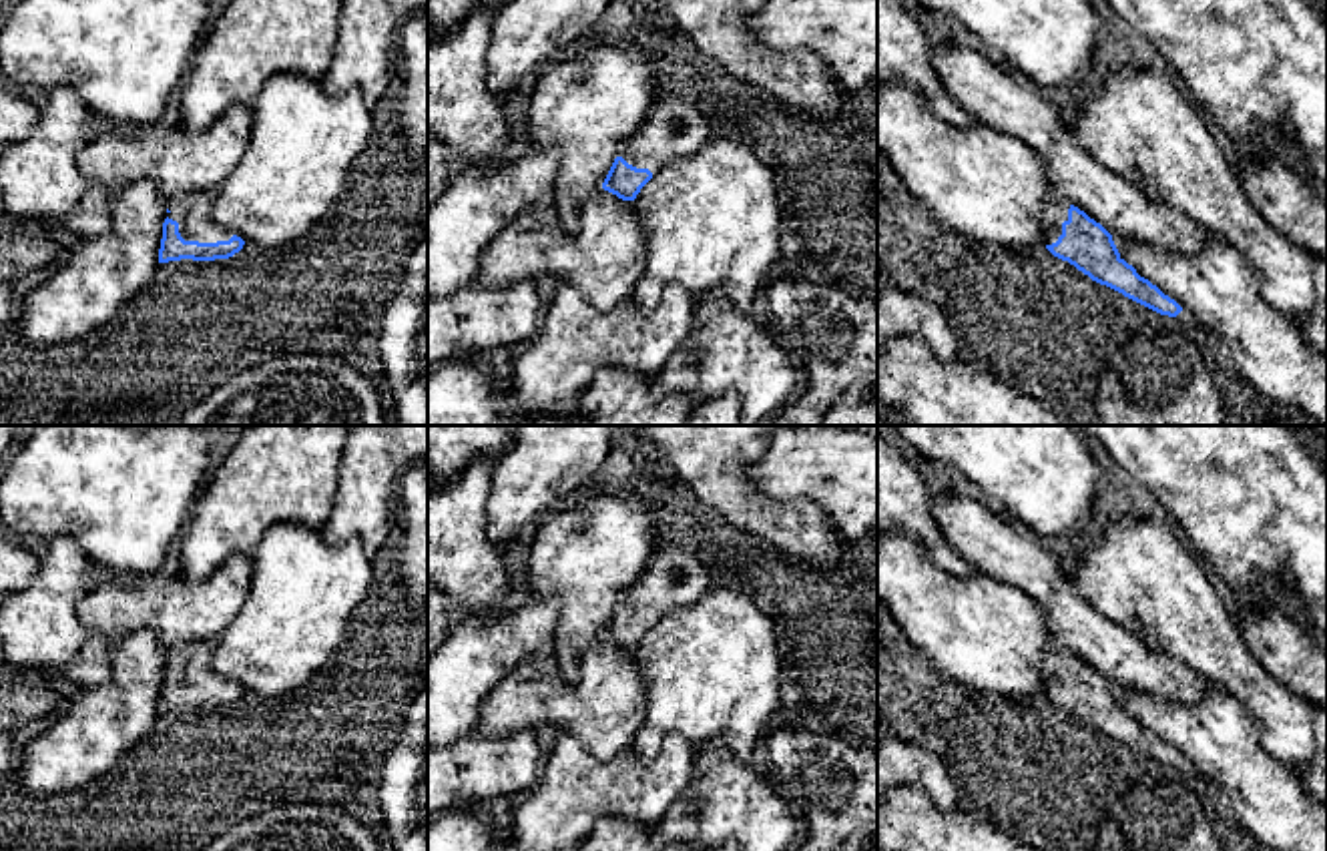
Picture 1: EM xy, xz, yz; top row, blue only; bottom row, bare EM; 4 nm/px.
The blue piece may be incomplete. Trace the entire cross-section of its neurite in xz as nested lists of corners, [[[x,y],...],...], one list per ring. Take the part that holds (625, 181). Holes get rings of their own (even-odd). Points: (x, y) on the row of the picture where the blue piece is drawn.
[[[660,100],[618,149],[602,189],[634,201],[669,161],[697,153],[709,140],[707,116],[687,100]]]

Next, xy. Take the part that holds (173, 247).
[[[215,191],[177,195],[167,203],[159,263],[229,259],[245,245],[235,233],[211,221]]]

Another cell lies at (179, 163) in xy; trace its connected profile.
[[[237,102],[197,132],[187,132],[179,122],[157,122],[132,132],[112,128],[86,143],[76,165],[112,195],[149,179],[171,201],[217,191],[239,165],[251,130],[253,106]]]

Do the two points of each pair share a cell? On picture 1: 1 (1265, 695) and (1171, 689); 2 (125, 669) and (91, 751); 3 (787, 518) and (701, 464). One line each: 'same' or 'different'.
1: different
2: same
3: same

